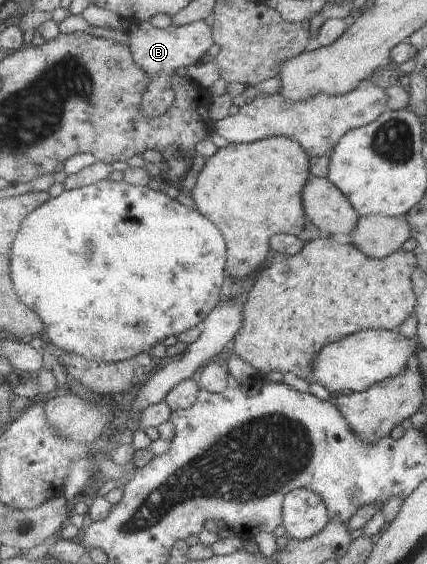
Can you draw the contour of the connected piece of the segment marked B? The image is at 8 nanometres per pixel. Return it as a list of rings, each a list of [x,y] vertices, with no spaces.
[[[136,21],[131,23],[128,37],[128,45],[136,58],[136,63],[150,75],[150,85],[143,97],[143,109],[151,117],[164,115],[176,101],[177,94],[173,85],[176,69],[188,69],[190,66],[199,65],[204,53],[215,43],[213,29],[204,21],[168,28],[154,27],[149,21]]]

